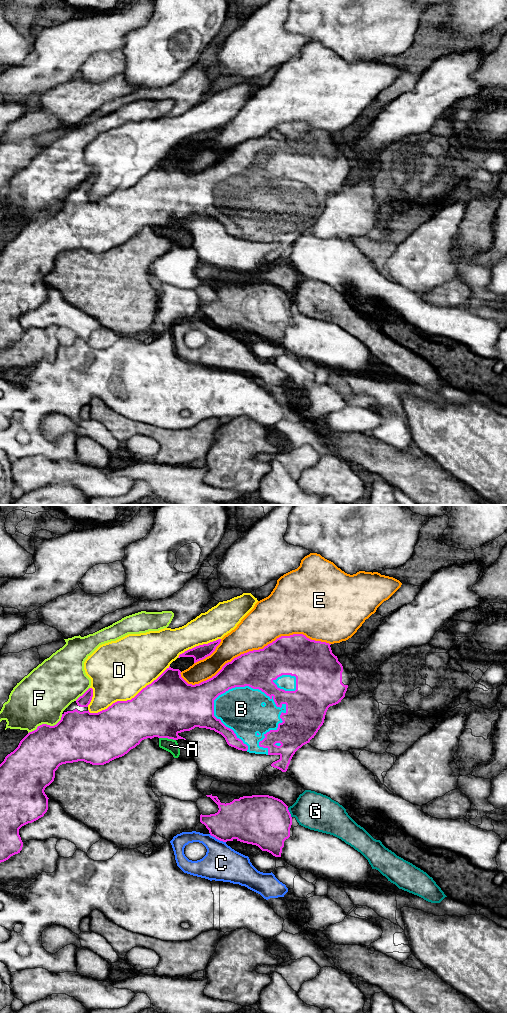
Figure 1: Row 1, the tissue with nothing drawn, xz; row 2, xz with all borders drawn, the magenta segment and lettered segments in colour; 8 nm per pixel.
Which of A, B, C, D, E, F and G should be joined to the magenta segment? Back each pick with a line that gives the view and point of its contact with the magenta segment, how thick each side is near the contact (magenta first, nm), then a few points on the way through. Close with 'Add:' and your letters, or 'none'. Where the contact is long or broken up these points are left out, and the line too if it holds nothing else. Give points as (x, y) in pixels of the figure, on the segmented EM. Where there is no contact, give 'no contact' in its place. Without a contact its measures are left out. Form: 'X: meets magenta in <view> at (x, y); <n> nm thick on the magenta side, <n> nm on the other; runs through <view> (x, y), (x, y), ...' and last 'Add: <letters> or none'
B: meets magenta in xz at (281, 705); 320 nm thick on the magenta side, 260 nm on the other
Add: B

